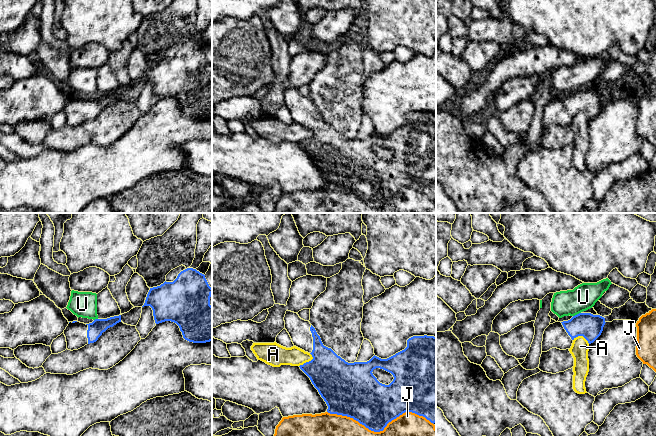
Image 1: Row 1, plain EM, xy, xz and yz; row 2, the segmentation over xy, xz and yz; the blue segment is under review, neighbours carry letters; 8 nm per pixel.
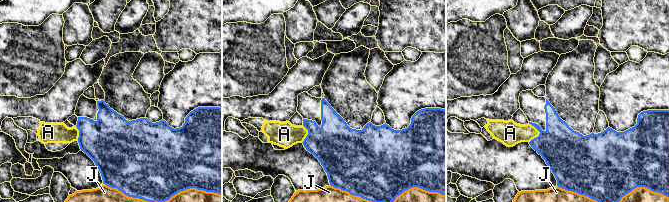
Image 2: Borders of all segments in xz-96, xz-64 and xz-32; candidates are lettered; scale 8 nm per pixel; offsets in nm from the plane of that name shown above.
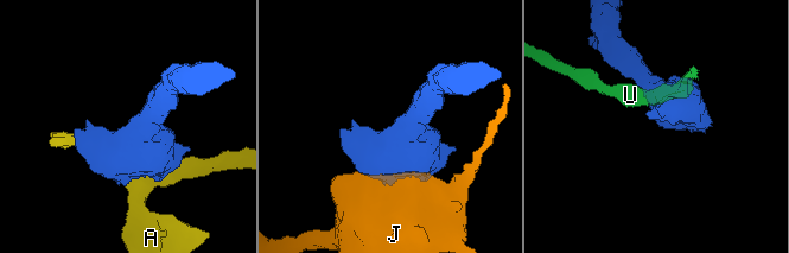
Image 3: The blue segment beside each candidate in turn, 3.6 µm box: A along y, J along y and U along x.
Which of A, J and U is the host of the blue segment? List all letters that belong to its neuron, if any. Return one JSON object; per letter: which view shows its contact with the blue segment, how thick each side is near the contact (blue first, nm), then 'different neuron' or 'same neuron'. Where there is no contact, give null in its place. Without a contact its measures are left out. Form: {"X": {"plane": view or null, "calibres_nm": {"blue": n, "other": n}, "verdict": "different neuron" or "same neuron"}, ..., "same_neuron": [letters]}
{"A": {"plane": "xz", "calibres_nm": {"blue": 340, "other": 160}, "verdict": "different neuron"}, "J": {"plane": "xz", "calibres_nm": {"blue": 360, "other": 360}, "verdict": "different neuron"}, "U": {"plane": "yz", "calibres_nm": {"blue": 200, "other": 200}, "verdict": "different neuron"}, "same_neuron": []}

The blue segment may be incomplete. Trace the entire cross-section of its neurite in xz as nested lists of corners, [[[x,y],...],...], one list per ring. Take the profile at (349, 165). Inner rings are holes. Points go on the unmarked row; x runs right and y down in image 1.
[[[287,86],[284,97],[294,122],[313,133],[299,143],[326,178],[328,189],[353,194],[374,208],[383,207],[389,198],[405,188],[436,198],[436,113],[413,112],[407,116],[404,126],[387,135],[374,131],[367,138],[348,139],[324,122],[315,104],[297,89]],[[376,144],[391,149],[393,157],[389,161],[380,159],[372,149]]]

